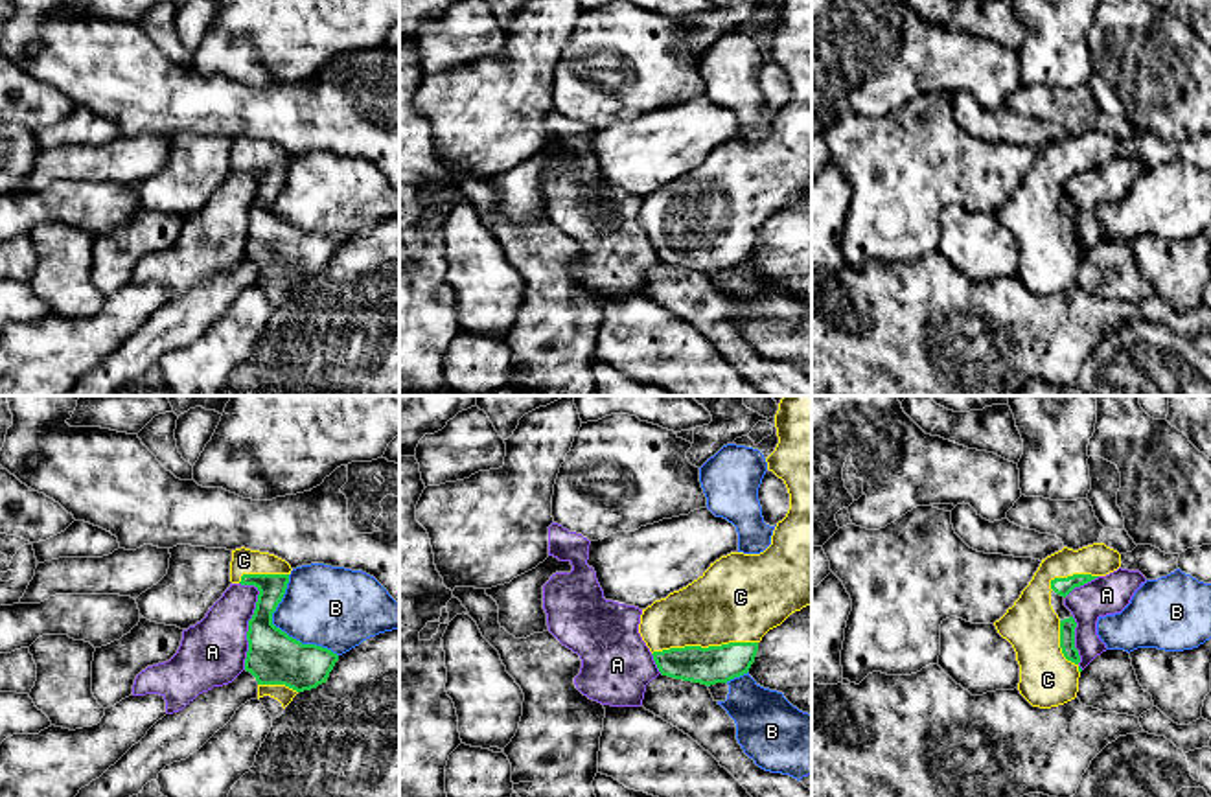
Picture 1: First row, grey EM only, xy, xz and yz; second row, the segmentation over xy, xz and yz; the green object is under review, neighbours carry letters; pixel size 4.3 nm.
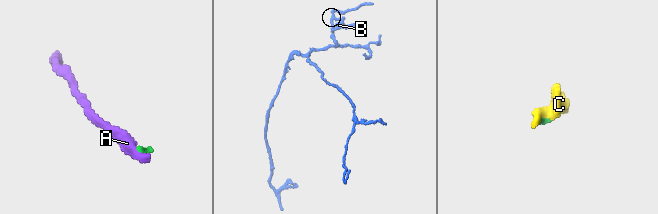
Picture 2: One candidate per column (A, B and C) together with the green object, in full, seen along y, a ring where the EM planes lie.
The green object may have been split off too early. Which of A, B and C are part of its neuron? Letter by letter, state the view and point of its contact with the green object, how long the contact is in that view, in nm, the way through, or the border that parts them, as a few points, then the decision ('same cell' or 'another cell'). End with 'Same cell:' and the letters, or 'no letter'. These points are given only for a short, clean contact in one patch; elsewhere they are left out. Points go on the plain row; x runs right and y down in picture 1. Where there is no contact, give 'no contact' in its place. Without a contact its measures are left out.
A: meets green in xy at (249, 208); contact 380 nm long; another cell
B: meets green in xy at (280, 218); contact 420 nm long; another cell
C: meets green in xz at (703, 236); contact 460 nm long; same cell
Same cell: C

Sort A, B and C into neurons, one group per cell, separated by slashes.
A / B / C

